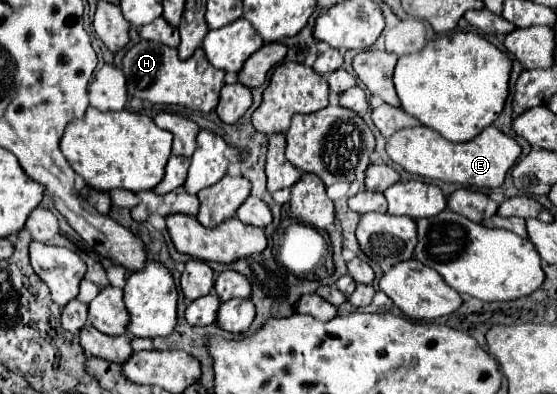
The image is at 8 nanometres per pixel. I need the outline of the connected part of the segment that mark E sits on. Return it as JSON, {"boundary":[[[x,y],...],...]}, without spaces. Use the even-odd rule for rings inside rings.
{"boundary":[[[419,125],[419,127],[397,131],[387,141],[387,155],[405,171],[427,177],[427,179],[493,189],[503,185],[505,175],[511,171],[511,167],[521,155],[521,147],[513,137],[501,133],[493,125],[483,129],[473,141],[465,141],[465,143],[451,143],[443,139],[435,129]]]}

